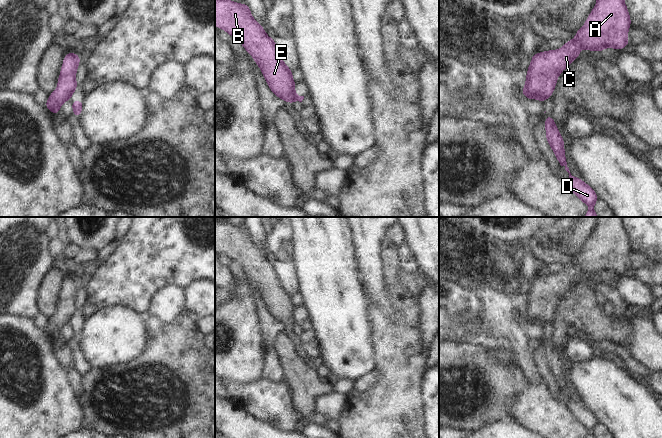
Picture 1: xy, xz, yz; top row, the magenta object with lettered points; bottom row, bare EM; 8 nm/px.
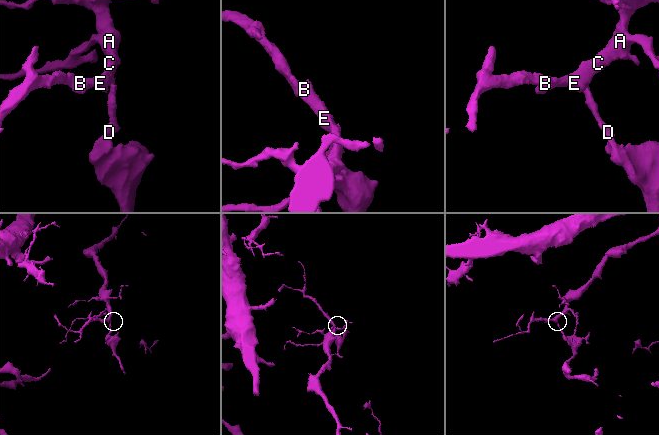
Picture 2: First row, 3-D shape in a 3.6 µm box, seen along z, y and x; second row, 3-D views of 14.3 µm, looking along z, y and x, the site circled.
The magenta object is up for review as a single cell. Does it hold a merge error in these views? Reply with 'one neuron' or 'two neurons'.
two neurons

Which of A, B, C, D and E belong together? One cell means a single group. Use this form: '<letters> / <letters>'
A B C E / D

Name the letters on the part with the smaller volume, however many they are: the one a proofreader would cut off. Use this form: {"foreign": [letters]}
{"foreign": ["D"]}

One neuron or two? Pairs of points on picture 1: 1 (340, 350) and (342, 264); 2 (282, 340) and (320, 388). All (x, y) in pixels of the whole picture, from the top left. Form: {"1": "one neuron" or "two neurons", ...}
{"1": "one neuron", "2": "one neuron"}

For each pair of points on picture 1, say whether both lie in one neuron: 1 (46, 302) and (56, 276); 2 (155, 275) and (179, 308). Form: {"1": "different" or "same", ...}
{"1": "same", "2": "different"}

